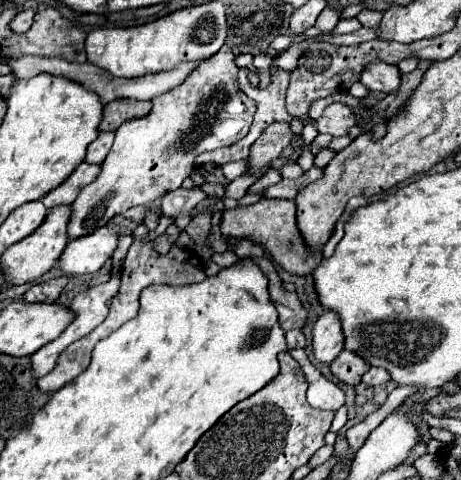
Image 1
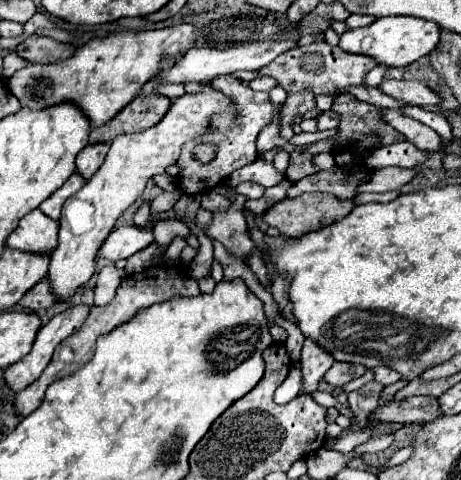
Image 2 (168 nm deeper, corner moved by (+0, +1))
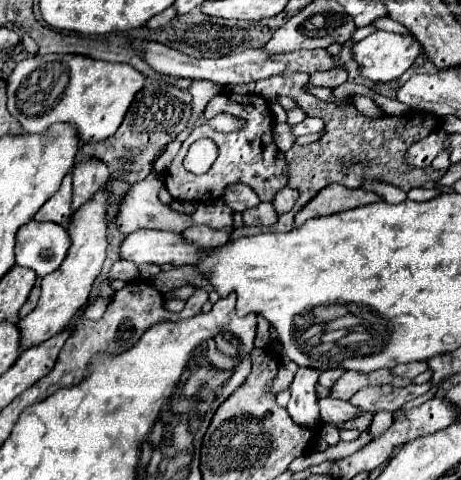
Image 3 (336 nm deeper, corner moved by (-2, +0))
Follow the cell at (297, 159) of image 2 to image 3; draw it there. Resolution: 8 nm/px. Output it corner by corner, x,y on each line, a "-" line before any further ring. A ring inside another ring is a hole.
304,73
296,75
276,75
270,79
262,79
256,83
256,93
264,99
272,99
278,95
288,95
298,99
298,105
314,117
324,119
326,123
326,131
318,141
307,145
295,145
286,151
286,161
290,165
290,179
288,185
298,189
300,197
296,201
296,205
288,211
282,213
278,217
278,223
274,223
272,227
264,229
264,231
290,231
294,229
294,215
318,193
322,191
326,185
330,183
342,183
346,187
360,187
364,181
380,181
380,183
388,183
394,187
400,187
402,191
410,191
414,187
420,187
424,181
438,181
444,171
436,171
432,167
424,167
424,169
414,169
412,165
406,163
406,151
412,143
428,137
432,131
438,129
440,119
420,111
412,111
412,113
404,113
403,115
384,115
378,119
370,119
362,113
356,111
354,105
336,105
336,103
326,103
320,101
308,93
304,93
302,85
306,81

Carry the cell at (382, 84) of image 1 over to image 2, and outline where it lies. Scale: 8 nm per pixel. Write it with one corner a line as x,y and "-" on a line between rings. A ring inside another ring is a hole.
384,80
378,86
384,94
402,100
406,104
414,106
426,106
426,104
438,104
440,98
424,84
424,82
402,82
402,80

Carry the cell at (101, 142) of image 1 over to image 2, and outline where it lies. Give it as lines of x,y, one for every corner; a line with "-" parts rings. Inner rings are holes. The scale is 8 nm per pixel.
106,142
88,144
76,158
76,170
84,178
92,178
96,174
96,170
102,166
102,162
106,158
106,152
108,152
108,144

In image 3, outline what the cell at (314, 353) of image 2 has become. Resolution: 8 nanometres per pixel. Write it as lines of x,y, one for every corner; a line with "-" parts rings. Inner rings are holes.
300,367
292,385
290,385
290,403
288,403
288,413
298,423
300,427
318,427
322,425
320,413
318,413
318,395
316,395
316,381
318,381
318,371

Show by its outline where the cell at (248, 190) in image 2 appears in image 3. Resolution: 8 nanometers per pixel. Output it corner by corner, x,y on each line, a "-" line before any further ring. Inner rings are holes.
242,183
230,185
230,187
224,191
224,197
222,197
222,199
228,203
228,207
230,207
232,211
238,211
238,213
242,213
242,211
246,211
246,209
250,209
250,207
256,207
256,205
260,203
258,195
256,195
248,185
242,185

